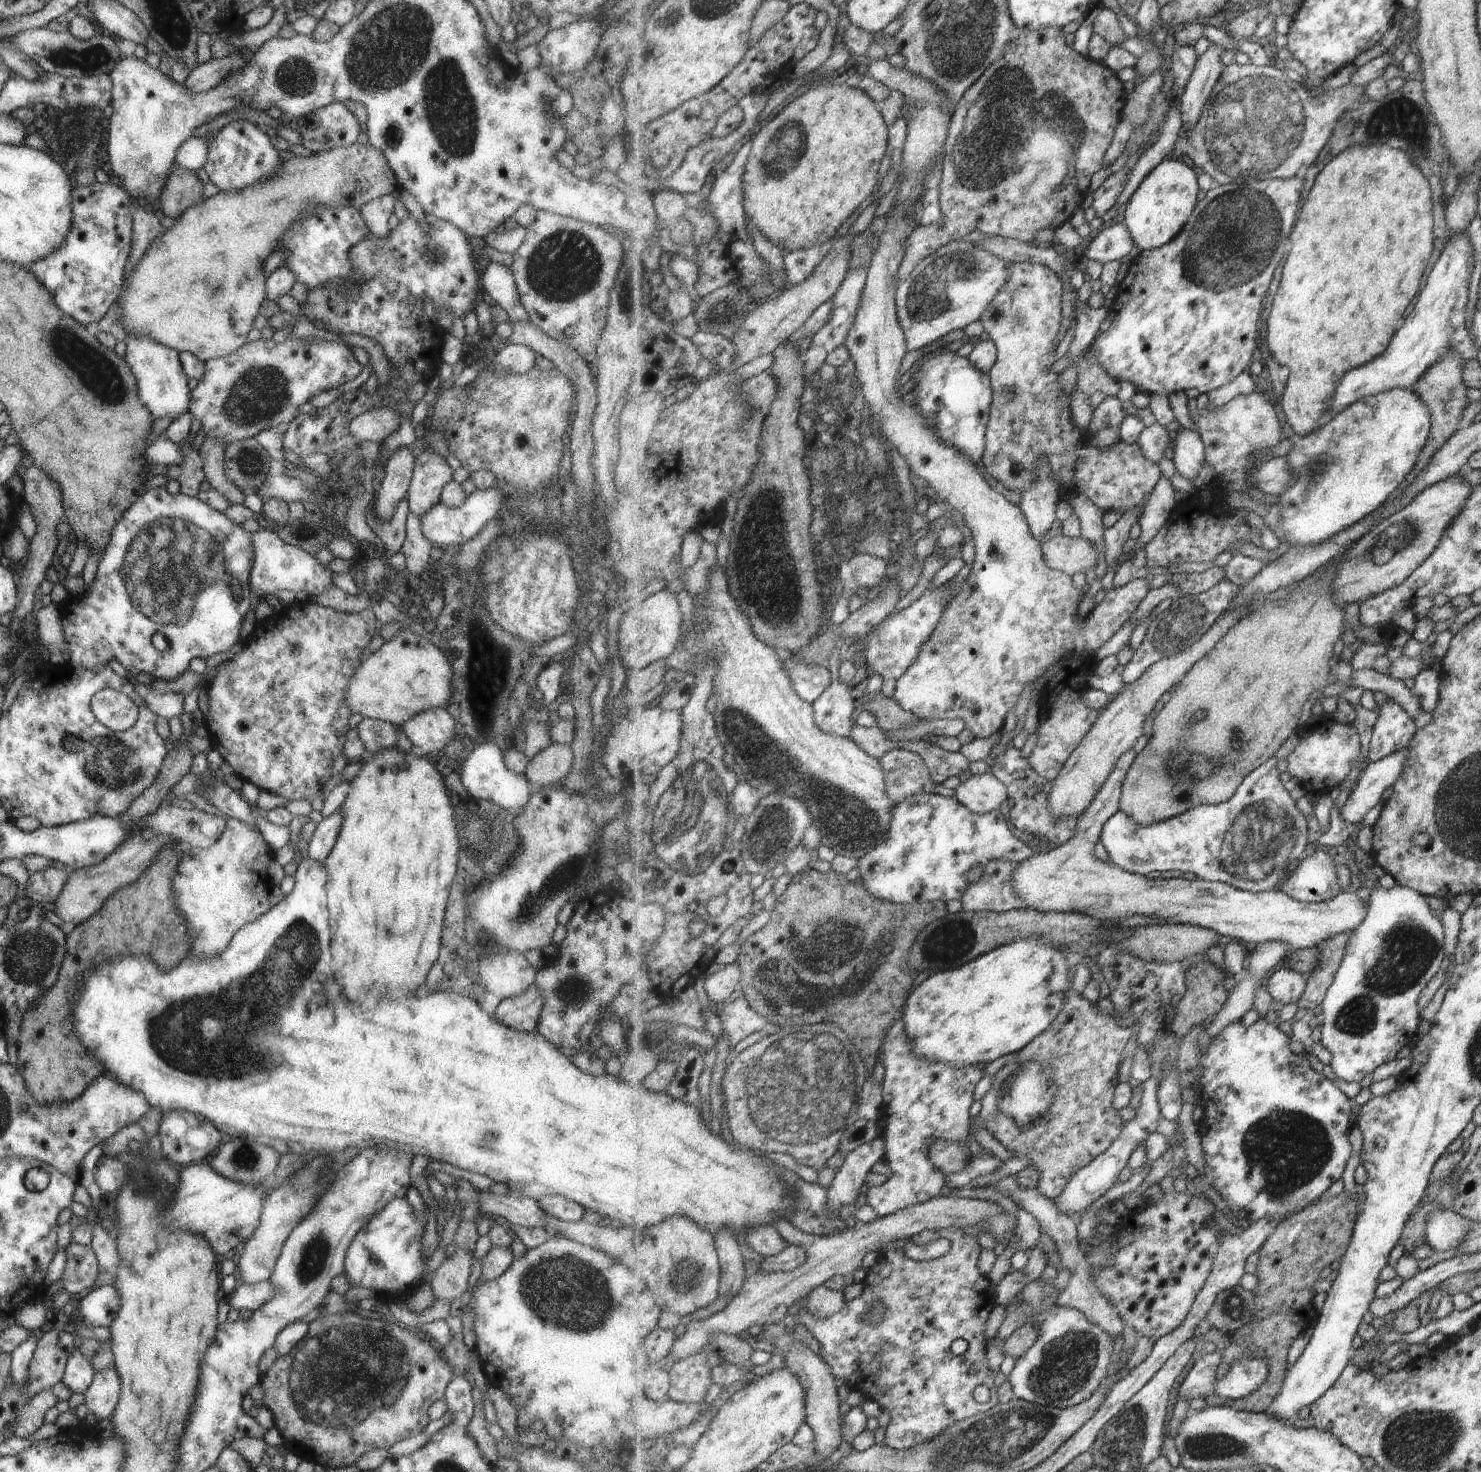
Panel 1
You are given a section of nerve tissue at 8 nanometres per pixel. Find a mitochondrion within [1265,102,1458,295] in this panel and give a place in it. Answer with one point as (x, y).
(1399, 123)

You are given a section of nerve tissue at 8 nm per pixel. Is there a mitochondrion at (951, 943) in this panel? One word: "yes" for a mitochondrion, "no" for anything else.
yes

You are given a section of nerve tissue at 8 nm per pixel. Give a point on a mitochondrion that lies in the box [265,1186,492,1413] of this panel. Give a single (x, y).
(313, 1257)

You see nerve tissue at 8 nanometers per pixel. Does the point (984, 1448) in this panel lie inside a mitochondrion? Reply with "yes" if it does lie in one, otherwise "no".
yes

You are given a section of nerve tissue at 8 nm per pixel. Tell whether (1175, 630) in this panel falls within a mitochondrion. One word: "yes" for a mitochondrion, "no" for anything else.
yes

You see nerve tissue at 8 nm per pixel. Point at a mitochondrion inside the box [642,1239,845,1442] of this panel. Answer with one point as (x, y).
(686, 1274)

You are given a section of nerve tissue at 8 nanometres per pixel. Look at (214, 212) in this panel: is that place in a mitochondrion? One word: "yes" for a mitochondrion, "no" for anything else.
no

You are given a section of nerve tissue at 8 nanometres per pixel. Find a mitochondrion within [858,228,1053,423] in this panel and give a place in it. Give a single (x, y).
(932, 294)

